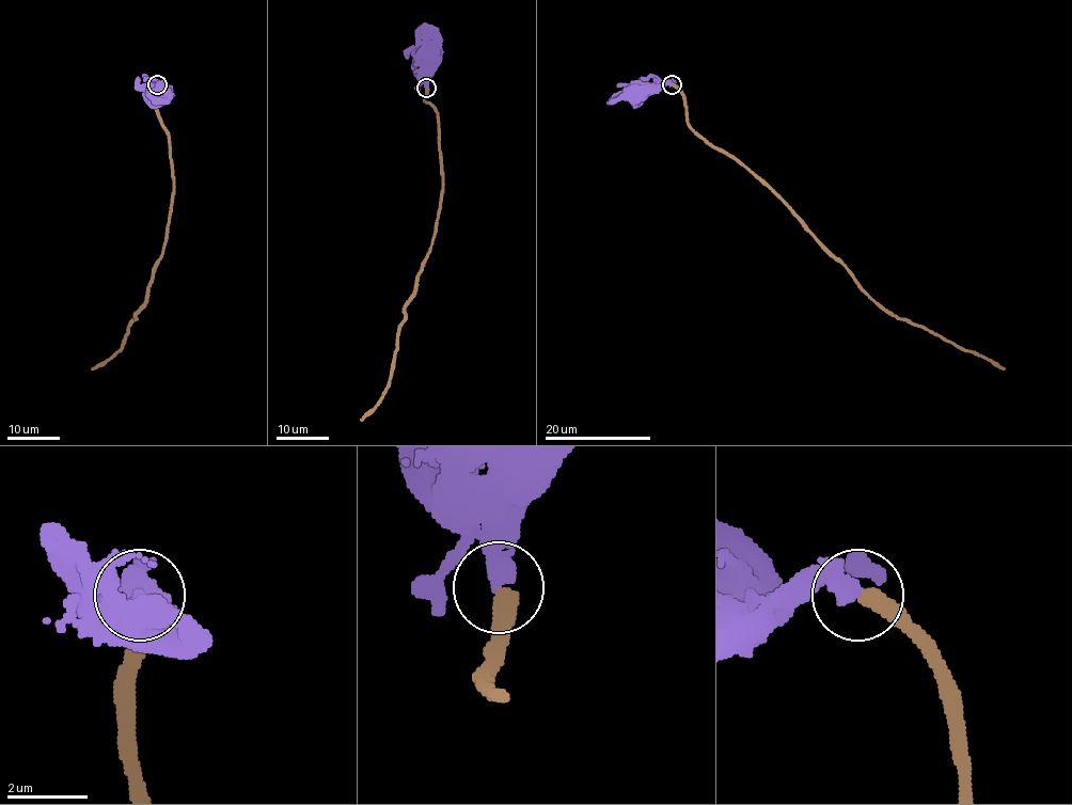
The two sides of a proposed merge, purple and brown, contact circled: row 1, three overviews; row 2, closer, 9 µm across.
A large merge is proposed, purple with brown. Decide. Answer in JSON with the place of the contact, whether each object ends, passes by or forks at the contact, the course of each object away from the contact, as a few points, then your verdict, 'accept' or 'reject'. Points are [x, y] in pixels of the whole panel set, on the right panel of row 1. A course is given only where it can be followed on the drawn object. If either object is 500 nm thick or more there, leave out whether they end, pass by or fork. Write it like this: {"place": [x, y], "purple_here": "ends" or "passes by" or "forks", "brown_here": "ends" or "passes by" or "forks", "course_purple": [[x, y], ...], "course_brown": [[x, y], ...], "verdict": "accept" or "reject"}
{"place": [672, 84], "course_purple": [[673, 84], [641, 84], [637, 90]], "course_brown": [[673, 84], [684, 97], [688, 125], [709, 143], [734, 155], [768, 187], [885, 310], [1005, 368]], "verdict": "accept"}

